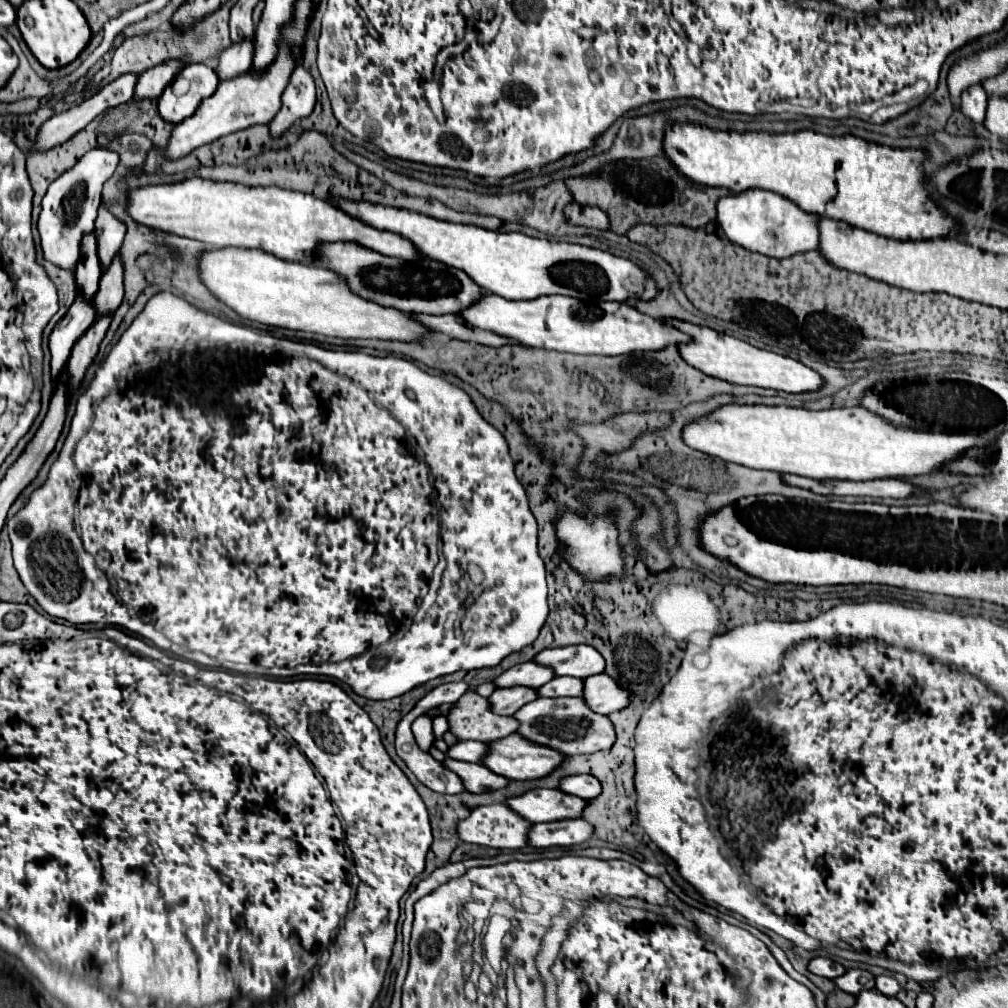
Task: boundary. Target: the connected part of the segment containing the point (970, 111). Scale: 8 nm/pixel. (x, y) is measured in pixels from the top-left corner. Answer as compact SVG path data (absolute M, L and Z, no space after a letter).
M973 84L961 94L961 110L973 122L983 122L985 120L987 96L985 96L985 90L981 88L981 84Z

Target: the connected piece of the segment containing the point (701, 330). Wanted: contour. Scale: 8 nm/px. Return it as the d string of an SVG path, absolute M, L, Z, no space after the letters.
M661 318L661 320L665 320L665 324L673 324L673 328L681 330L681 332L689 332L689 336L693 336L693 340L689 340L689 344L677 344L677 350L689 366L693 366L709 376L727 380L731 384L761 386L761 388L773 388L773 390L783 390L783 392L807 392L807 390L817 390L823 384L821 376L815 370L807 368L805 364L801 364L789 356L779 356L775 352L755 348L739 338L719 334L707 326L697 326L697 324L691 324L685 320L675 320L675 318Z

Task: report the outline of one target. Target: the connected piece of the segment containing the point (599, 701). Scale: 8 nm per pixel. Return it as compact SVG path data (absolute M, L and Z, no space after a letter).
M605 672L589 676L585 680L583 698L587 700L589 708L599 714L613 714L629 706L629 692L625 692L625 688L621 688L617 680L605 676Z

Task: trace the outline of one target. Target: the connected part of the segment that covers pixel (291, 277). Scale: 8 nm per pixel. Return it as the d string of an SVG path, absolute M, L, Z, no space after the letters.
M221 248L201 252L197 270L199 280L217 300L227 304L239 316L261 324L337 338L415 340L417 336L427 334L427 328L415 324L409 314L359 298L349 292L341 276L333 276L333 272L321 266L285 262L261 250Z

